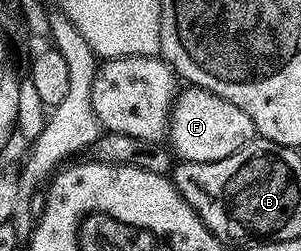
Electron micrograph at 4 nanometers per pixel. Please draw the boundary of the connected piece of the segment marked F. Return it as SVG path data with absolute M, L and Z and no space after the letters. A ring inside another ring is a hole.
M189 85L173 100L173 110L169 113L167 143L178 160L187 163L219 161L223 157L231 157L231 153L235 153L240 147L247 145L253 138L255 138L255 132L251 117L247 117L247 113L243 113L243 109L231 105L231 101L227 101L215 93Z

